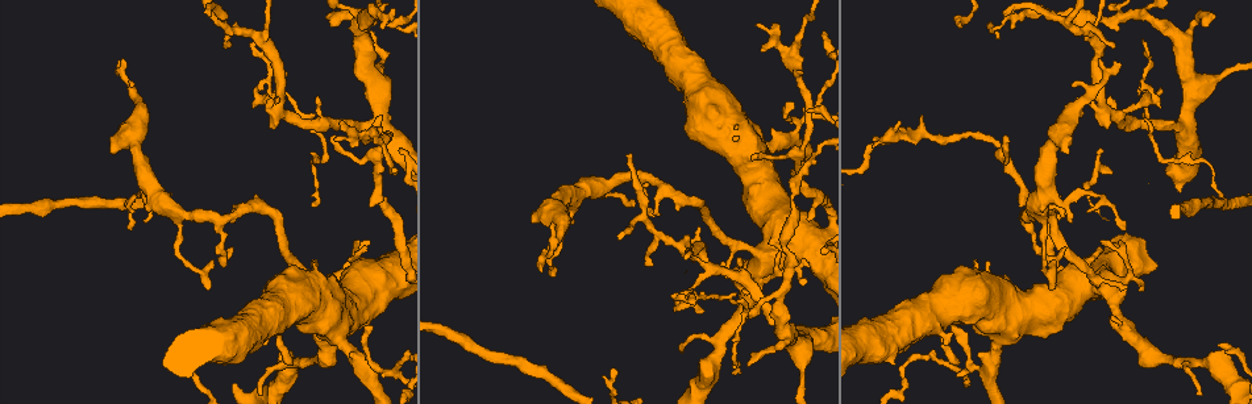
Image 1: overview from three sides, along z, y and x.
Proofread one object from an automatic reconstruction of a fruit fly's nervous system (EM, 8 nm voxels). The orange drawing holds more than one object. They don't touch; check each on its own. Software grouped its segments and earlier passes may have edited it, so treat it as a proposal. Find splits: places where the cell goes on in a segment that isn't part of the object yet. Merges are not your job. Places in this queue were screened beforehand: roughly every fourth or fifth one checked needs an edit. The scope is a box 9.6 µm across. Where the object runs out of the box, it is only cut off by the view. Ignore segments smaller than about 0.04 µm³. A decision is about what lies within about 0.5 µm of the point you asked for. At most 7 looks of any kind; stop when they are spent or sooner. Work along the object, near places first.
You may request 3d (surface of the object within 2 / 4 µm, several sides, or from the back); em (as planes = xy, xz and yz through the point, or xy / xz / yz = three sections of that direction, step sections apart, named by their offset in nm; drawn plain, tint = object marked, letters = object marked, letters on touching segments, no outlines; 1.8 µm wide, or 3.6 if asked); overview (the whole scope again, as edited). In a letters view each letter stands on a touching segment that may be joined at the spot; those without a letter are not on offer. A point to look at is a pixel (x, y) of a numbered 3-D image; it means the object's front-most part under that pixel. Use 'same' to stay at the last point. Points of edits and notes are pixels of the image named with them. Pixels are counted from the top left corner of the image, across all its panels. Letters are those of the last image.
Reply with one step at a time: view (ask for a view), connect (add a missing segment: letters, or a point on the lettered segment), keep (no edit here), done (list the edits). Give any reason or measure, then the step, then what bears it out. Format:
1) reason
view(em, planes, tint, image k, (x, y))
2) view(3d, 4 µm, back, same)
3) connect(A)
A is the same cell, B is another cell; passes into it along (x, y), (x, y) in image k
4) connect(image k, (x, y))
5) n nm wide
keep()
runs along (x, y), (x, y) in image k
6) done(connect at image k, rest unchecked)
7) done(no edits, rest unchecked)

a fork
view(em, planes, tint, image 1, (383, 125))

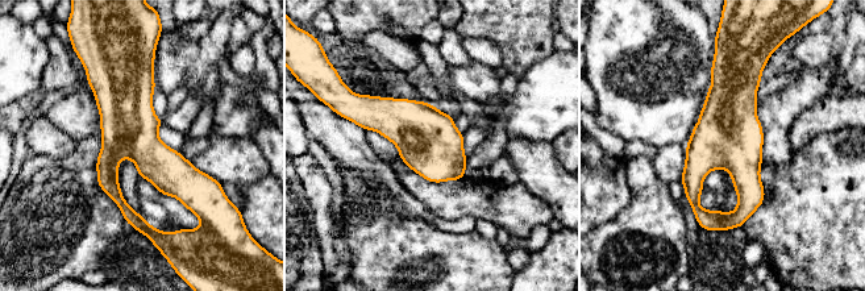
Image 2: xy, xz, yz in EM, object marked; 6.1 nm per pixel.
see the neighbours
view(em, planes, letters, same)

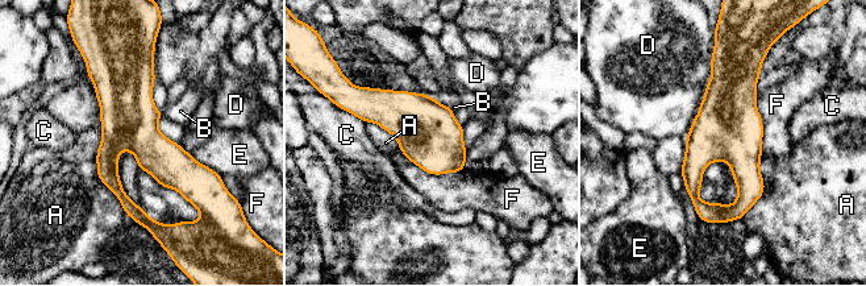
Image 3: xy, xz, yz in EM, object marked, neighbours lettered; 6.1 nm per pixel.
360 nm wide
keep()
A, B, C, D, E and F are other cells; runs along (130, 59), (111, 179), (144, 218) in image 3; no lettered segment goes on from it

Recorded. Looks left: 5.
thin end
view(3d, 2 µm, image 1, (549, 275))

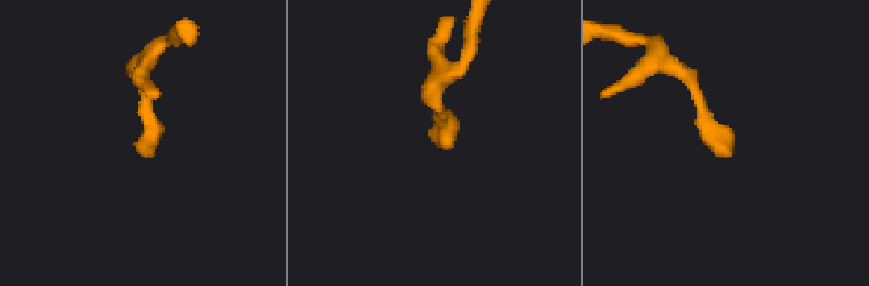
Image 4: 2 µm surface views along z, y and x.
now the EM
view(em, planes, tint, image 4, (732, 152))

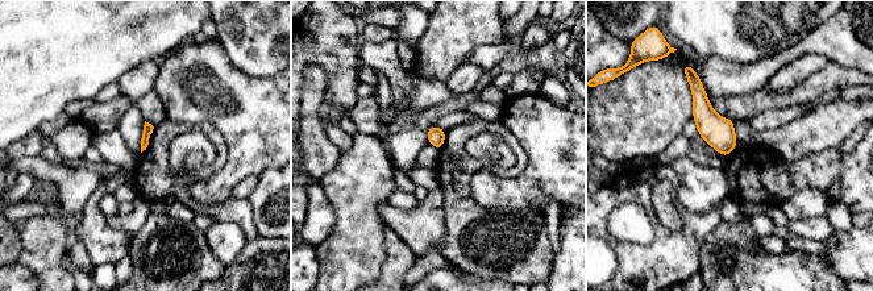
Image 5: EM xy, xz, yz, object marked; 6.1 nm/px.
view(em, planes, letters, same)

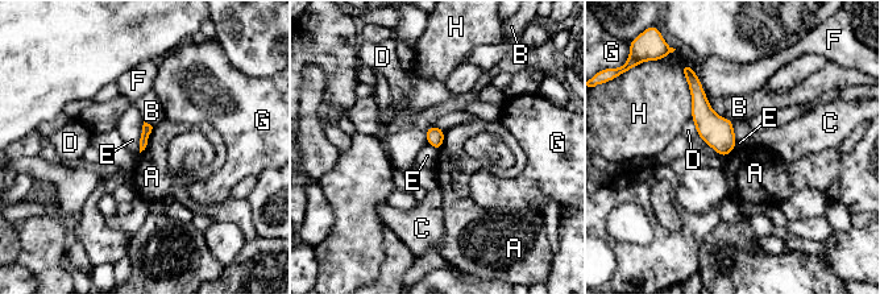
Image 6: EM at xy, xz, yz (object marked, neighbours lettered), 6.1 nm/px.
H touches over 280 nm
keep()
A, B, C, D, E, F, G and H are other cells; no lettered segment goes on from it

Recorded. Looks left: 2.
done(no edits, rest unchecked)

